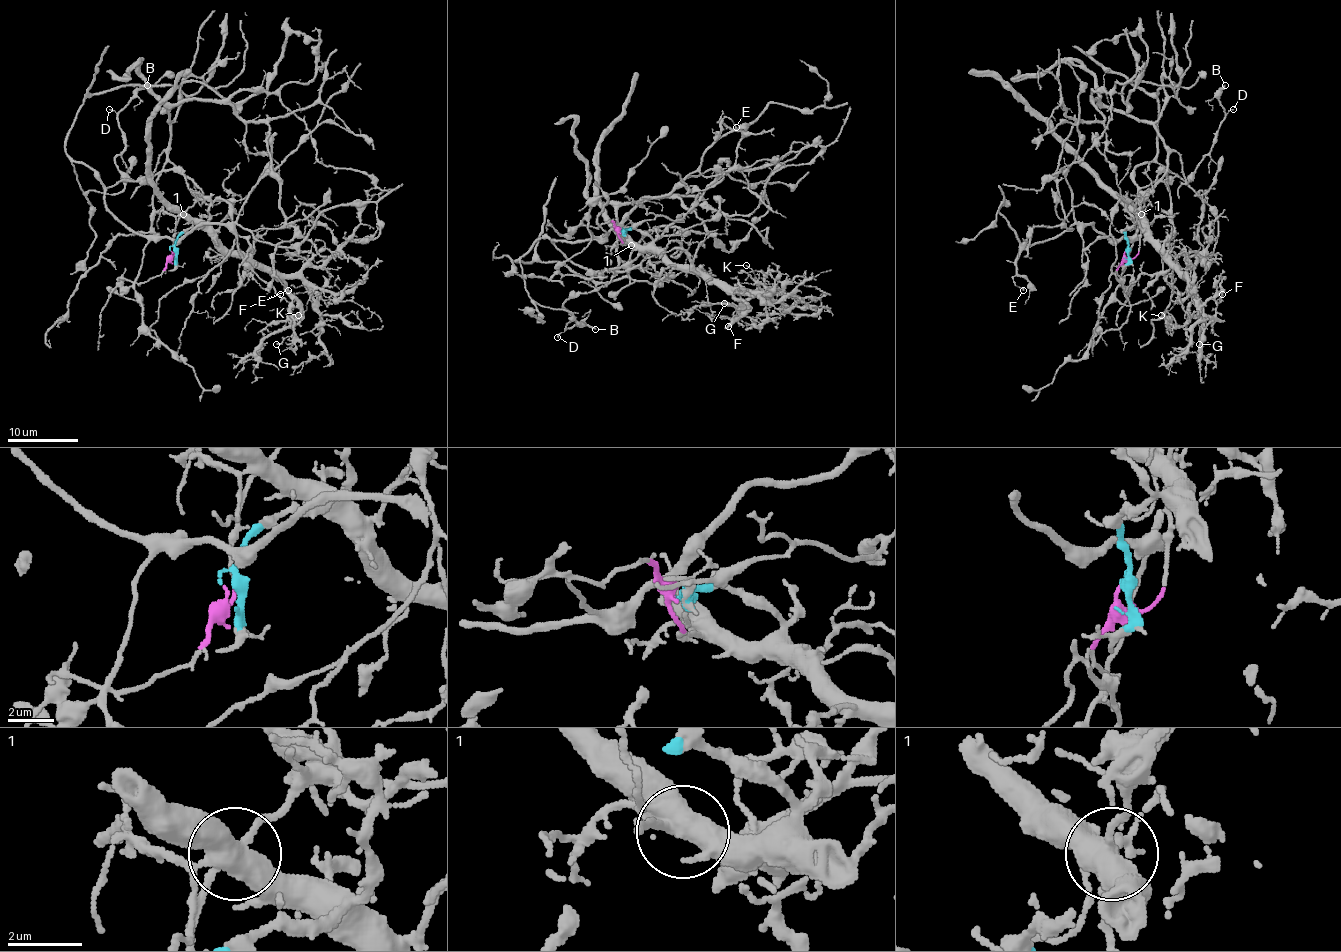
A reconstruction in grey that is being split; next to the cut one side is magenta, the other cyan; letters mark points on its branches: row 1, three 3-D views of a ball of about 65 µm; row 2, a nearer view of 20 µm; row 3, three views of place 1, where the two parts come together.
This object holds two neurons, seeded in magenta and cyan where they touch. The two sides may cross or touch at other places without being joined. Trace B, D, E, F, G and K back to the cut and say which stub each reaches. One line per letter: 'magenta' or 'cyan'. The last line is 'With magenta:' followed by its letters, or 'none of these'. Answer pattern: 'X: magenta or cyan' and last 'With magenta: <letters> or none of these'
B: magenta
D: magenta
E: magenta
F: cyan
G: cyan
K: cyan
With magenta: B, D, E

